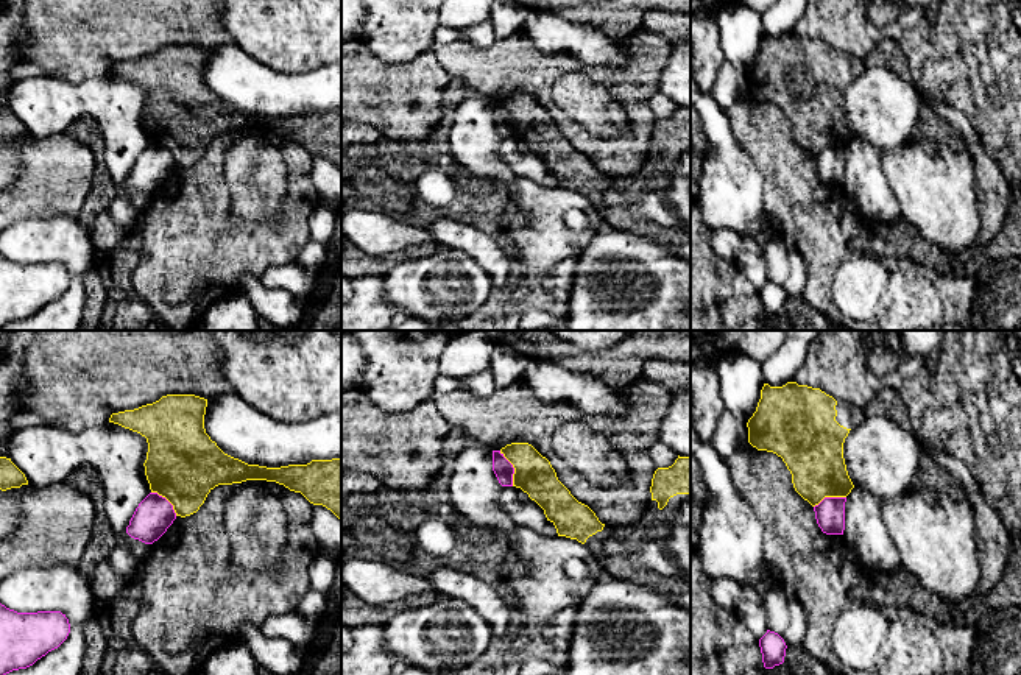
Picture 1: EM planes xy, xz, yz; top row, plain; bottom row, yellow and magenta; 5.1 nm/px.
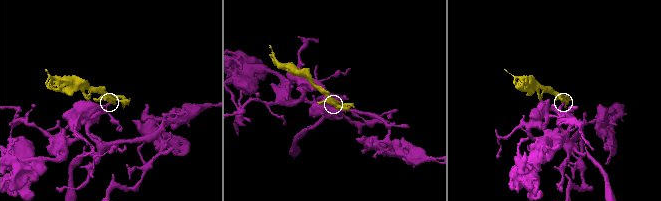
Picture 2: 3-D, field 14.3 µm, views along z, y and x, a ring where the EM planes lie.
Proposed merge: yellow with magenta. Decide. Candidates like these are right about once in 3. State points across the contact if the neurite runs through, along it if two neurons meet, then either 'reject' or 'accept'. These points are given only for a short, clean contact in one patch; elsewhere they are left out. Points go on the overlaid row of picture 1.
along xz (499, 451), (513, 468), (513, 485) | reject

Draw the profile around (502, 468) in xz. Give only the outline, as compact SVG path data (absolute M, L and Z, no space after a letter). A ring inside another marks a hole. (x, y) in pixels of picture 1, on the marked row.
M493 451L493 471L502 486L513 486L514 468L500 451Z

